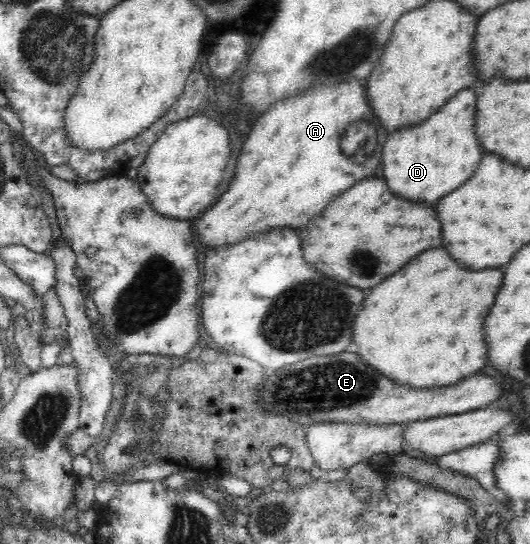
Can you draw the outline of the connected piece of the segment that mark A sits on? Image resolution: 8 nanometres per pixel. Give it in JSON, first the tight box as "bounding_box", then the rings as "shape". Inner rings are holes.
{"bounding_box":[190,80,379,249],"shape":[[[355,80],[343,84],[315,86],[307,92],[277,101],[269,110],[255,120],[248,133],[241,154],[237,158],[235,174],[227,192],[205,210],[197,220],[190,221],[193,237],[200,246],[218,249],[237,244],[239,240],[265,233],[269,229],[290,228],[300,230],[309,224],[311,216],[320,217],[326,206],[342,192],[371,176],[379,158],[373,154],[367,158],[367,168],[357,168],[341,151],[341,137],[350,124],[359,121],[376,121],[375,113],[365,96],[365,87]]]}

